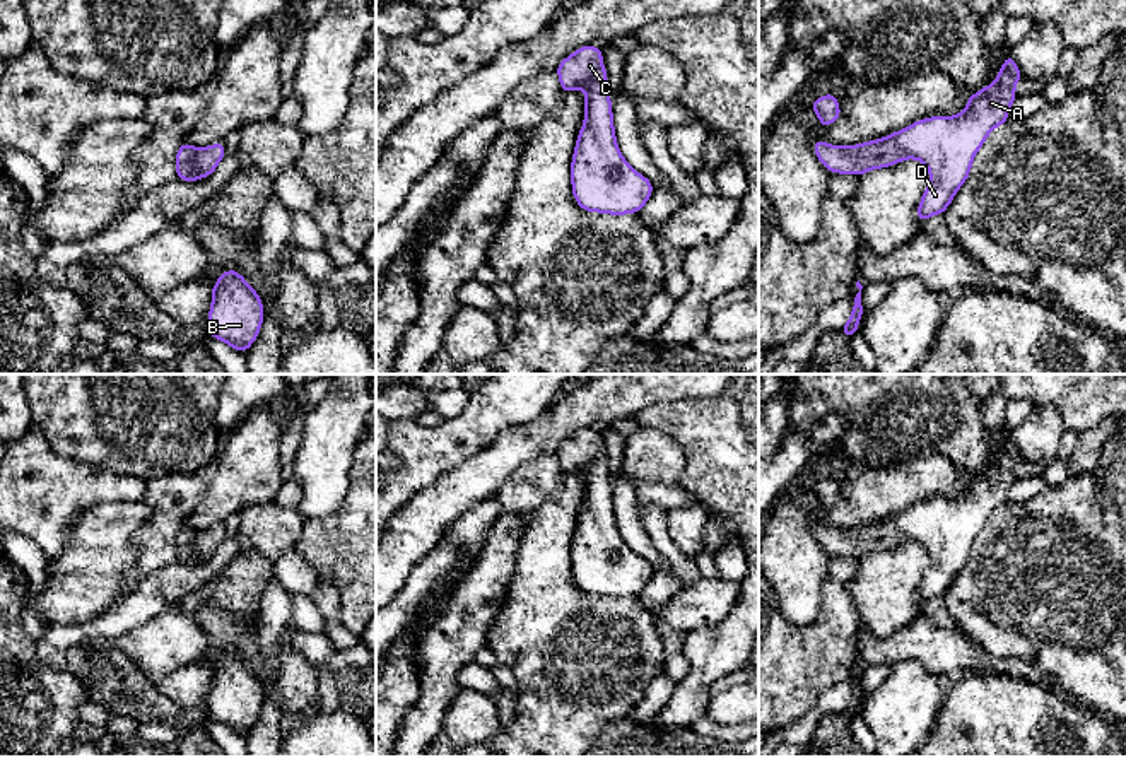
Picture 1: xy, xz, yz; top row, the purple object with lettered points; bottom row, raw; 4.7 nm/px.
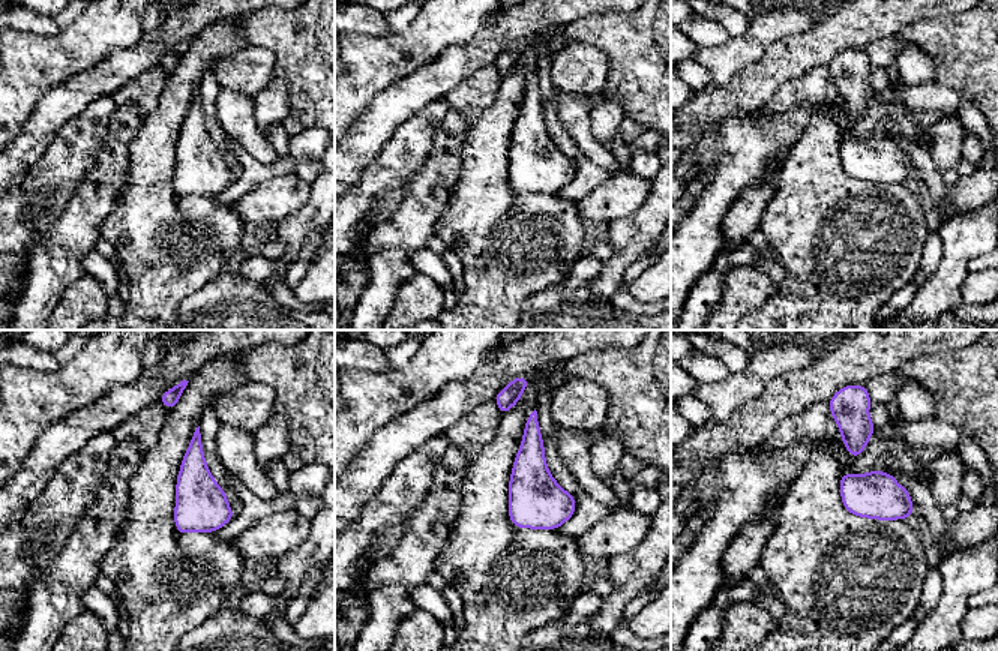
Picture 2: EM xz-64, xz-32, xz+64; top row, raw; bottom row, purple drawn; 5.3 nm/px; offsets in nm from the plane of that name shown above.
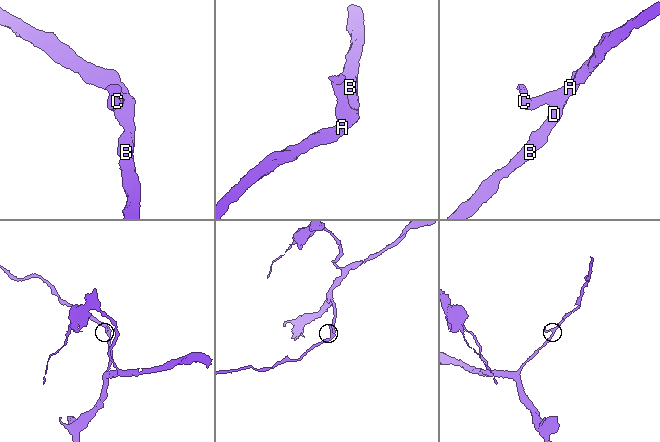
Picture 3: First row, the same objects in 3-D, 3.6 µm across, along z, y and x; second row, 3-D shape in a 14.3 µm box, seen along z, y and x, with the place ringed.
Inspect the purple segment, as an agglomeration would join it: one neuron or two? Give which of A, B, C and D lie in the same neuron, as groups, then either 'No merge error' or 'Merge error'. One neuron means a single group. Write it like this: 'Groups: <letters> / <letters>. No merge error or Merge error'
Groups: A B C D. No merge error

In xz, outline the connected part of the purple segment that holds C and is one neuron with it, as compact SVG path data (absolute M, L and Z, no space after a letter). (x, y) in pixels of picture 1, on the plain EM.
M579 429L555 455L566 477L576 472L586 475L584 506L571 545L574 583L584 595L637 596L654 567L634 554L619 533L601 431Z

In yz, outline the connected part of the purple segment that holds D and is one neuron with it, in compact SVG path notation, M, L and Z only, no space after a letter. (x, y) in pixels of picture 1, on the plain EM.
M1008 436L996 463L969 477L962 496L918 502L895 516L858 528L830 528L813 521L813 535L830 557L861 559L906 542L921 543L930 554L930 566L916 593L923 607L928 600L947 593L967 564L972 543L988 518L1008 504L1020 461L1023 458Z

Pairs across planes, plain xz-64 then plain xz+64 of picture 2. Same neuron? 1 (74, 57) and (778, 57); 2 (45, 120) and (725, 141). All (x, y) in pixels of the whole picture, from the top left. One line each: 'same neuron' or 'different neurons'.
1: different neurons
2: different neurons

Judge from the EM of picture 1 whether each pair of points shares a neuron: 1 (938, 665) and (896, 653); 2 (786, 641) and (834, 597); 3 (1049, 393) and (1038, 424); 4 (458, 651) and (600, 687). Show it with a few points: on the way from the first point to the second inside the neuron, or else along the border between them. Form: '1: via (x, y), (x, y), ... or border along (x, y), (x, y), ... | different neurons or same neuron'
1: via (928, 655), (925, 651), (906, 651) | same neuron
2: via (802, 641), (807, 641), (834, 612) | same neuron
3: border along (1034, 405), (1051, 405), (1067, 428) | different neurons
4: border along (499, 609), (487, 633), (486, 646) | different neurons

